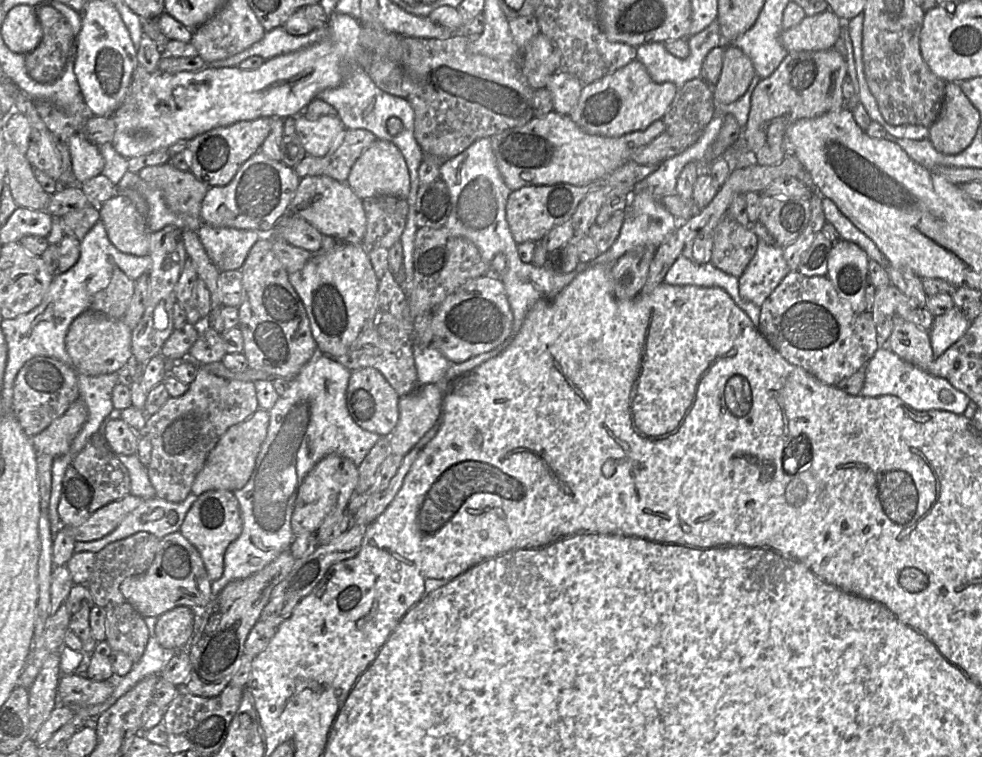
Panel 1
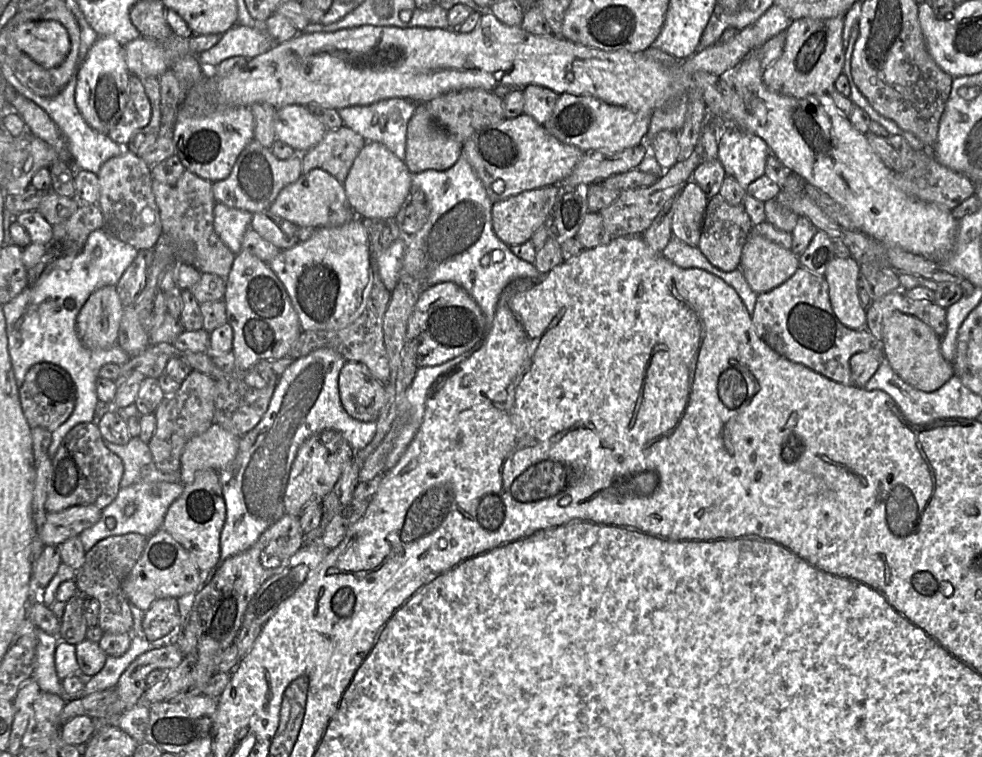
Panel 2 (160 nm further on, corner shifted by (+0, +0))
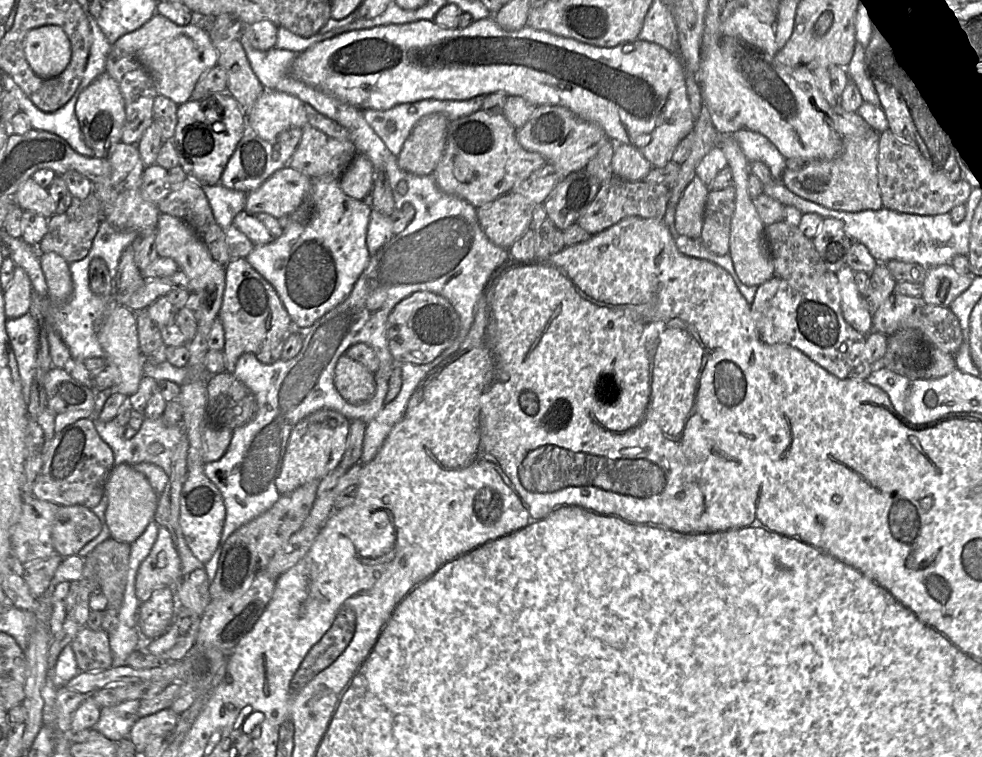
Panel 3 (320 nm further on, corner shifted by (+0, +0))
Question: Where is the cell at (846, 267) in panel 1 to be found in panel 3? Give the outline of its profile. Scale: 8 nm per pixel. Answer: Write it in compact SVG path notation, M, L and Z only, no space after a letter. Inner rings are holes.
M846 265L835 274L839 280L844 320L859 333L868 335L873 330L873 315L858 291L854 280L855 272Z

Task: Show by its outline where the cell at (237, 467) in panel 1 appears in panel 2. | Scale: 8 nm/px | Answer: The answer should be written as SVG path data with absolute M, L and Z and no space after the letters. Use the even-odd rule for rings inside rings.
M212 424L205 432L191 437L181 455L181 480L193 482L198 471L212 469L219 472L235 459L240 437Z

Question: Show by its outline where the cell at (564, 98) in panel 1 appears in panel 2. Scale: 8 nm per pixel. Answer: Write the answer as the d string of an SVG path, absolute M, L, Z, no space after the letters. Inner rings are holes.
M527 85L523 89L523 114L531 116L539 124L544 124L551 116L559 94L555 91L539 86Z

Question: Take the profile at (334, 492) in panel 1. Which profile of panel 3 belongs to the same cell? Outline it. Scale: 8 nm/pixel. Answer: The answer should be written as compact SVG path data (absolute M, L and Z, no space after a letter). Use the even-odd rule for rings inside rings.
M319 409L293 427L276 477L280 495L290 493L313 480L321 480L338 466L346 450L350 421L335 410Z

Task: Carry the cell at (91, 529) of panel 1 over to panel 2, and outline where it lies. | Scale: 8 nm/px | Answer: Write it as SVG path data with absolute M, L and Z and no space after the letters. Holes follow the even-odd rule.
M86 505L47 513L39 537L44 546L59 545L96 524L101 518L101 512L102 510L94 505Z

